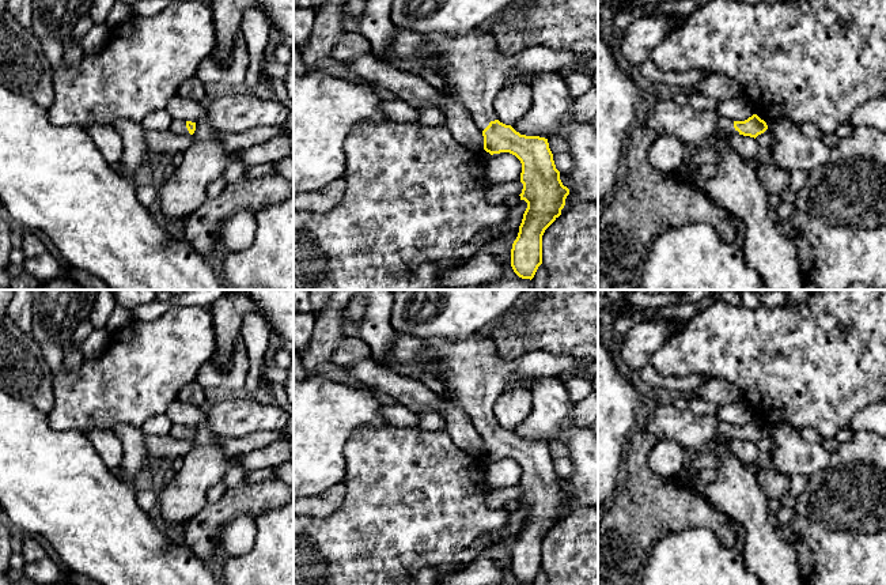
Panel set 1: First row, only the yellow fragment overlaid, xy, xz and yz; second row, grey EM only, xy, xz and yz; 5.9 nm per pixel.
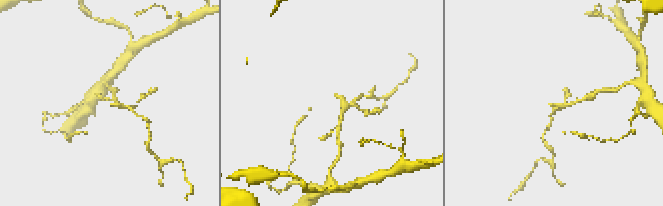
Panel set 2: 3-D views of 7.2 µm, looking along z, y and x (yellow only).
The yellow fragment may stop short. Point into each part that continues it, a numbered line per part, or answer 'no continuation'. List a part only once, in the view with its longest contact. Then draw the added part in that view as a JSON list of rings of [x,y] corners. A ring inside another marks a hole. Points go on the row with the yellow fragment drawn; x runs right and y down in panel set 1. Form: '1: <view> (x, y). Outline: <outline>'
1: xz (470, 65). Outline: [[[395,27],[389,52],[382,63],[416,75],[436,90],[450,91],[467,109],[477,127],[484,131],[491,121],[497,120],[492,103],[508,78],[519,76],[526,71],[560,72],[563,67],[575,60],[576,54],[571,52],[542,46],[527,48],[516,54],[506,54],[499,50],[493,35],[480,27],[461,35]]]

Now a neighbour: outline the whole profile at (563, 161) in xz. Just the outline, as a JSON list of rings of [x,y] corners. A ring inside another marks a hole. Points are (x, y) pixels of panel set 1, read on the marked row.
[[[569,151],[554,154],[553,161],[560,173],[569,173],[572,170],[573,156]]]

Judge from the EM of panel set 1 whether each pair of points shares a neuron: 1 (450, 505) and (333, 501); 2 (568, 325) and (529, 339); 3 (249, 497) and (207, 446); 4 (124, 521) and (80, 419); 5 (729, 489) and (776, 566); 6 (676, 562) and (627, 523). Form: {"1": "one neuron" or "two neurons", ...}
{"1": "two neurons", "2": "one neuron", "3": "two neurons", "4": "two neurons", "5": "one neuron", "6": "two neurons"}

